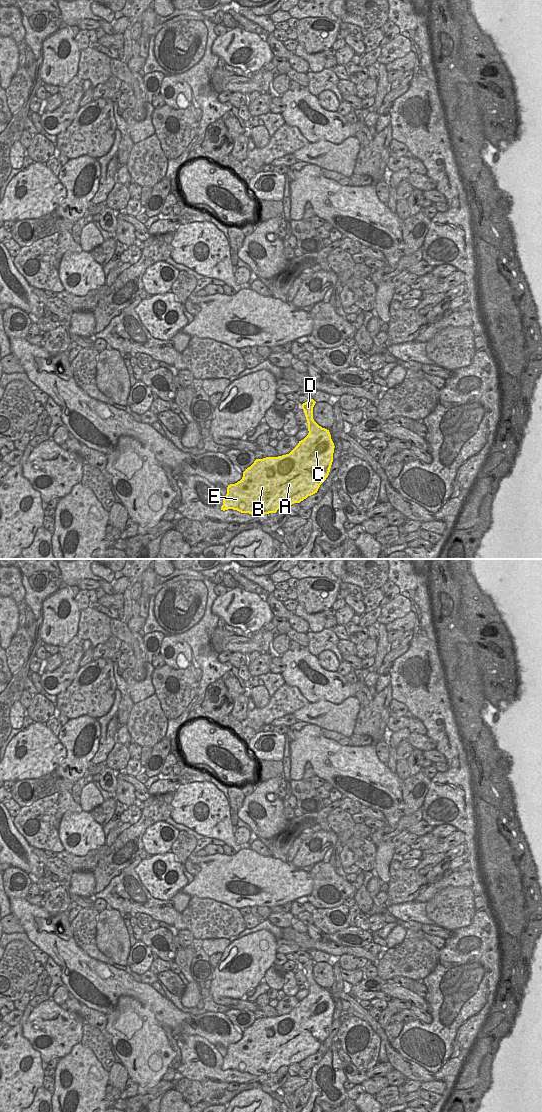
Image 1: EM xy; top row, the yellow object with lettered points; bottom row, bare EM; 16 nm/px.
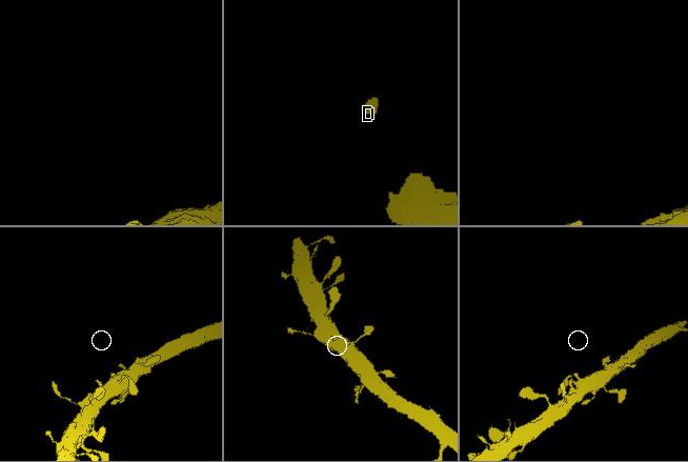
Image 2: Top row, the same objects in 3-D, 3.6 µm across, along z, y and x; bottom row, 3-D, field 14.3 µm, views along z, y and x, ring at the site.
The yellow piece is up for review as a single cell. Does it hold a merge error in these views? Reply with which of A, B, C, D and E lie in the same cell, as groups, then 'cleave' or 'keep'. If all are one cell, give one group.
A B C D E | keep

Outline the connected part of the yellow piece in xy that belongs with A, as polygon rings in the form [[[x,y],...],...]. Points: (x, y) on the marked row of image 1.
[[[313,399],[302,404],[308,423],[308,435],[286,455],[256,459],[243,472],[243,477],[227,487],[221,510],[237,510],[241,513],[261,516],[276,513],[281,506],[300,503],[308,496],[317,493],[320,485],[329,475],[333,462],[334,443],[329,430],[319,426],[313,419]]]

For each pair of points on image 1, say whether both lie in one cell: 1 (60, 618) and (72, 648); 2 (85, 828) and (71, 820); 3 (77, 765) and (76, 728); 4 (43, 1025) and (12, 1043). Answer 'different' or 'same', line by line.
1: different
2: same
3: same
4: different

